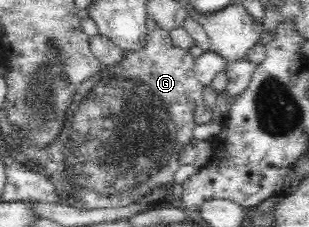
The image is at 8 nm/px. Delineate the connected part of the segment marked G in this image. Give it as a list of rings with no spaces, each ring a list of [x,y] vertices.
[[[148,18],[147,26],[147,40],[145,46],[137,52],[125,52],[123,60],[116,64],[113,68],[104,68],[86,81],[83,81],[78,87],[77,92],[73,95],[71,106],[69,109],[69,116],[62,126],[57,140],[50,144],[48,148],[38,150],[32,144],[28,144],[28,140],[21,143],[21,151],[37,166],[42,166],[49,175],[49,180],[54,184],[56,191],[63,195],[61,203],[72,207],[79,207],[80,209],[96,209],[96,208],[111,208],[124,207],[132,203],[137,203],[142,208],[147,209],[148,203],[159,200],[160,198],[169,198],[172,193],[172,184],[174,183],[174,174],[180,167],[179,155],[186,145],[190,144],[193,139],[192,131],[196,127],[194,121],[194,112],[197,107],[204,105],[202,100],[202,91],[204,86],[198,82],[198,78],[194,75],[193,69],[195,58],[188,52],[188,50],[179,48],[173,44],[168,31],[161,29],[153,19]]]

